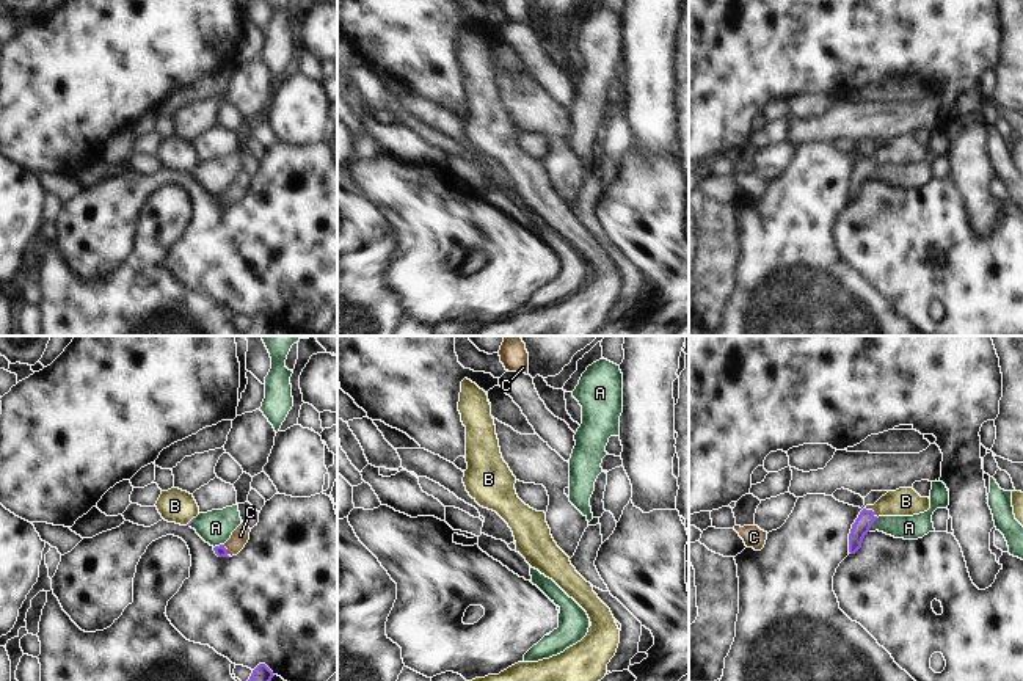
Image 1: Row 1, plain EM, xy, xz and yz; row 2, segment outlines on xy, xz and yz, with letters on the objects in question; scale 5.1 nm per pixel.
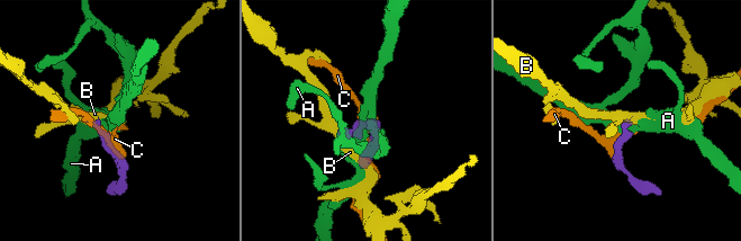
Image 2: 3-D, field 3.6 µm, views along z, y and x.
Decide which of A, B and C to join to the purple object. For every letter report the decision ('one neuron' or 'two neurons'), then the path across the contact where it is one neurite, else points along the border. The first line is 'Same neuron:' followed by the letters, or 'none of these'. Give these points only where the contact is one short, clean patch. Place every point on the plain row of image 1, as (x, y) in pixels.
Same neuron: B
A: two neurons; border along yz (877, 167), (868, 179)
B: one neuron; runs through yz (860, 176), (871, 159), (906, 149)
C: two neurons; border along xy (223, 193), (228, 204)

